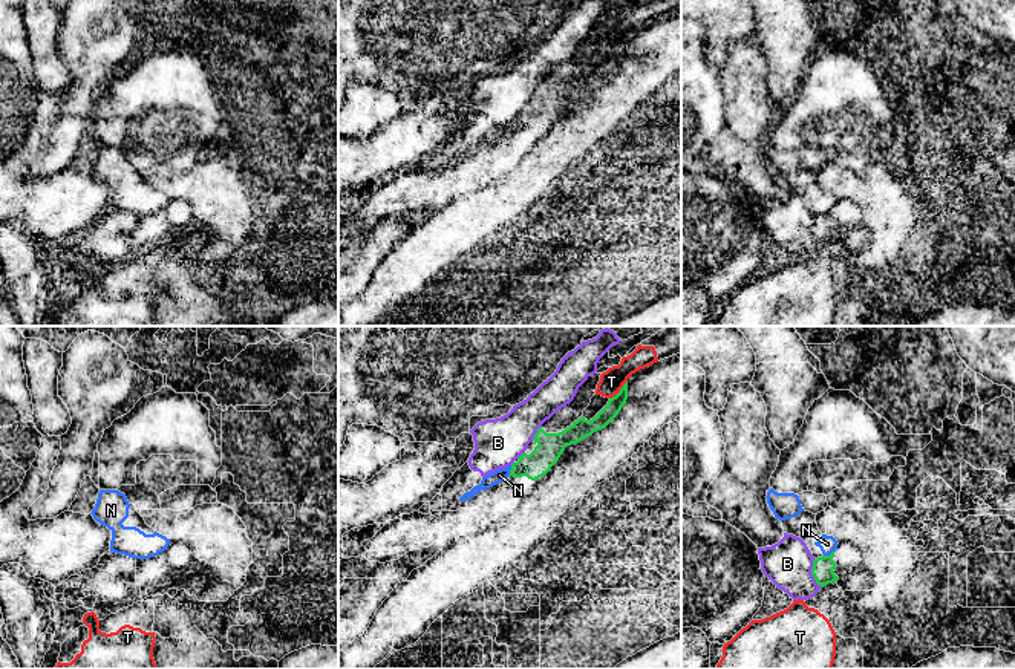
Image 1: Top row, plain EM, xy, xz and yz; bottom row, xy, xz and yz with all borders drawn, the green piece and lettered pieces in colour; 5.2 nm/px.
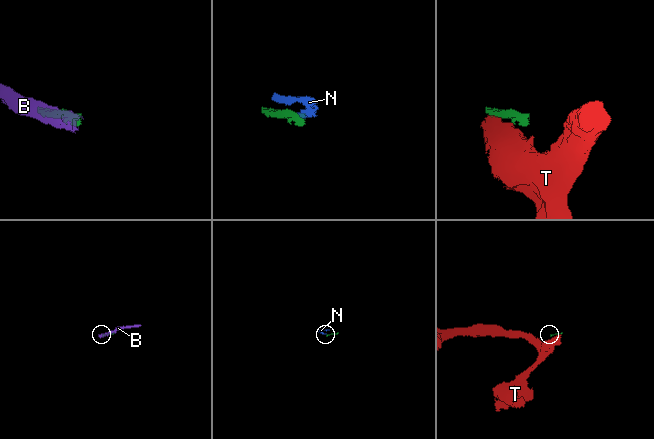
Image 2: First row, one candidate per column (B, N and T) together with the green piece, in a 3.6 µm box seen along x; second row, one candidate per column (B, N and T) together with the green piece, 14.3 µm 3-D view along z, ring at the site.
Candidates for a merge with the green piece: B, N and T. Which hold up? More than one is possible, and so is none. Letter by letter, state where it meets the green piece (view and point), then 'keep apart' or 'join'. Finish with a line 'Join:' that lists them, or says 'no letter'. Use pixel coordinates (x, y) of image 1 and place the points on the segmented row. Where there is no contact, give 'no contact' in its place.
B: yz (812, 573) | keep apart
N: yz (830, 554) | keep apart
T: xz (620, 391) | keep apart
Join: no letter

